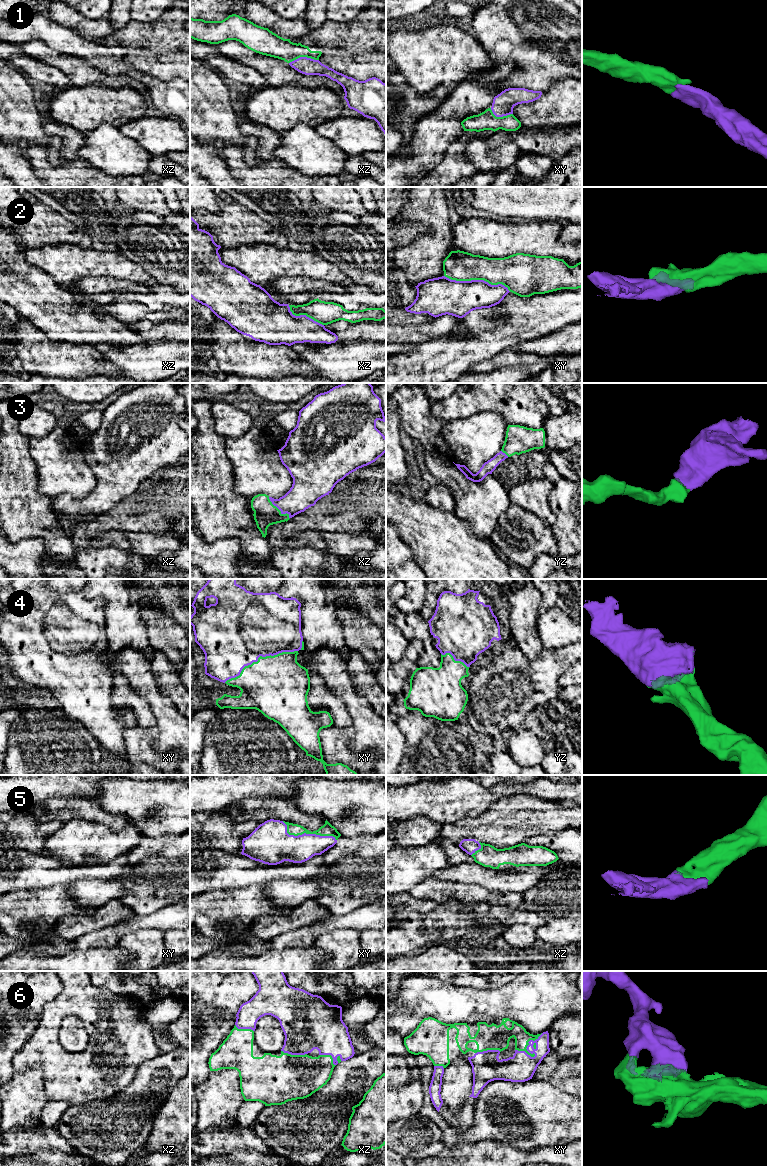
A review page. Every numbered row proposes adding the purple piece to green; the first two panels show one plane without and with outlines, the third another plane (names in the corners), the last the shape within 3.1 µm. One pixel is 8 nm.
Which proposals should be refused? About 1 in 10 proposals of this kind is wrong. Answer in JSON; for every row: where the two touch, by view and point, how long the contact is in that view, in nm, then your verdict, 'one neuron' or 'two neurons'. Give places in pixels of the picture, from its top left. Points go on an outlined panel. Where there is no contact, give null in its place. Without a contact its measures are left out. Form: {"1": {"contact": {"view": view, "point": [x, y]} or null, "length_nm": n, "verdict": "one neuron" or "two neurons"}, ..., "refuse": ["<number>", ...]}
{"1": {"contact": {"view": "xz", "point": [303, 56]}, "length_nm": 240, "verdict": "one neuron"}, "2": {"contact": {"view": "xy", "point": [477, 279]}, "length_nm": 550, "verdict": "two neurons"}, "3": {"contact": {"view": "xz", "point": [279, 510]}, "length_nm": 240, "verdict": "one neuron"}, "4": {"contact": {"view": "xy", "point": [259, 657]}, "length_nm": 650, "verdict": "one neuron"}, "5": {"contact": {"view": "xy", "point": [306, 833]}, "length_nm": 460, "verdict": "one neuron"}, "6": {"contact": {"view": "xy", "point": [528, 1044]}, "length_nm": 260, "verdict": "one neuron"}, "refuse": ["2"]}

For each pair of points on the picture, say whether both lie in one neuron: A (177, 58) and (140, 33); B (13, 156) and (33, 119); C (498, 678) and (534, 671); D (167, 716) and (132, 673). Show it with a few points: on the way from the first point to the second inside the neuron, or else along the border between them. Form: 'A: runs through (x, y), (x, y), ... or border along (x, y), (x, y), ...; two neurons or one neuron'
A: border along (145, 47), (158, 51), (179, 51); two neurons
B: border along (10, 141), (26, 140), (30, 143); two neurons
C: runs through (507, 678), (525, 678); one neuron
D: runs through (161, 705), (143, 684); one neuron

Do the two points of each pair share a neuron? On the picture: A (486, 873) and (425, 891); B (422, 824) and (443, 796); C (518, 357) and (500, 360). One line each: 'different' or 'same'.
A: different
B: different
C: same

